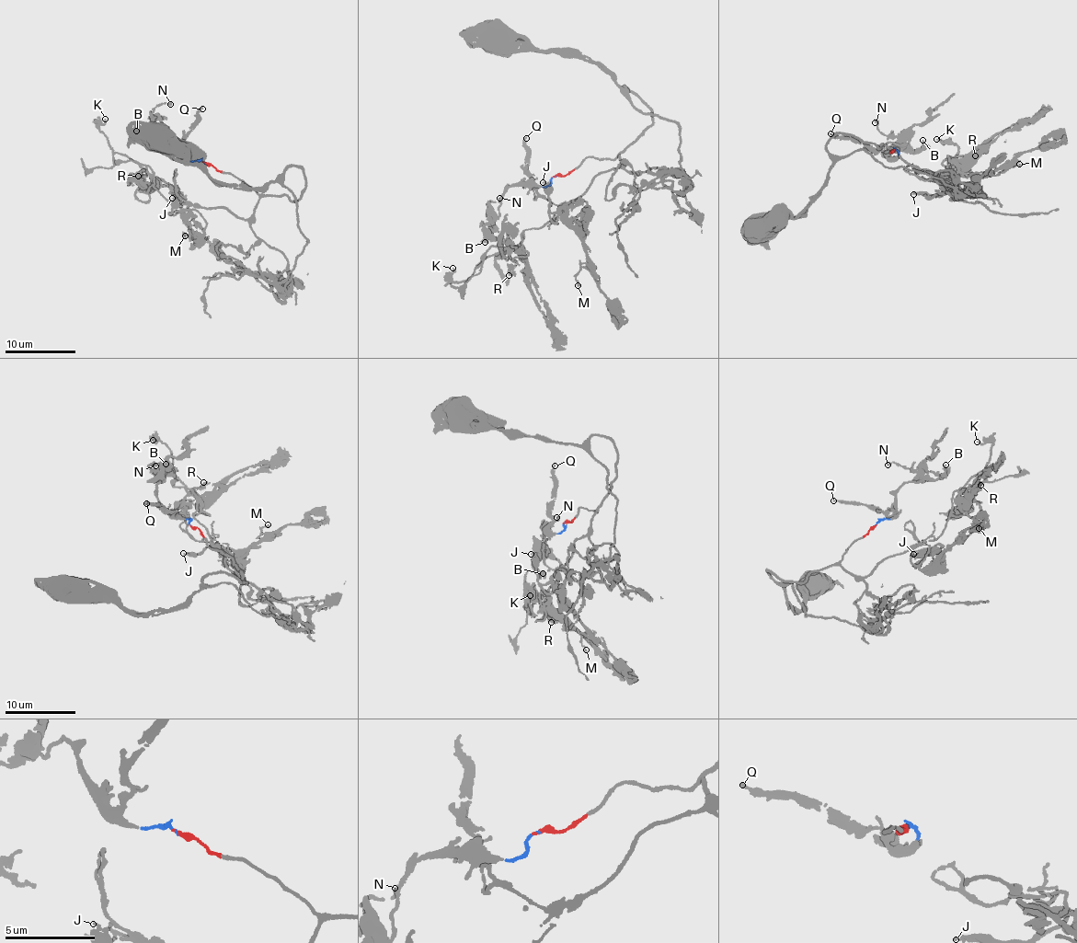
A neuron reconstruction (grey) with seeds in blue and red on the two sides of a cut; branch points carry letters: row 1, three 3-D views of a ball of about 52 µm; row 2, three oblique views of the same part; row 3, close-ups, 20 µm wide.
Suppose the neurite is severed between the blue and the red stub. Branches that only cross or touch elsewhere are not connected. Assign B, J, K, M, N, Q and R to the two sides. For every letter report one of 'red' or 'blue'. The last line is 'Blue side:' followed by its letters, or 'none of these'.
B: blue
J: red
K: red
M: red
N: blue
Q: blue
R: red
Blue side: B, N, Q

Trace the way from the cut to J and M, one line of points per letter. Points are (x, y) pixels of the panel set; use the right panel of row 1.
J: (890, 153), (895, 150), (886, 152), (895, 148), (917, 173), (933, 173), (945, 187), (938, 195), (912, 194)
M: (890, 153), (894, 147), (917, 172), (929, 170), (952, 183), (977, 182), (1020, 164)

